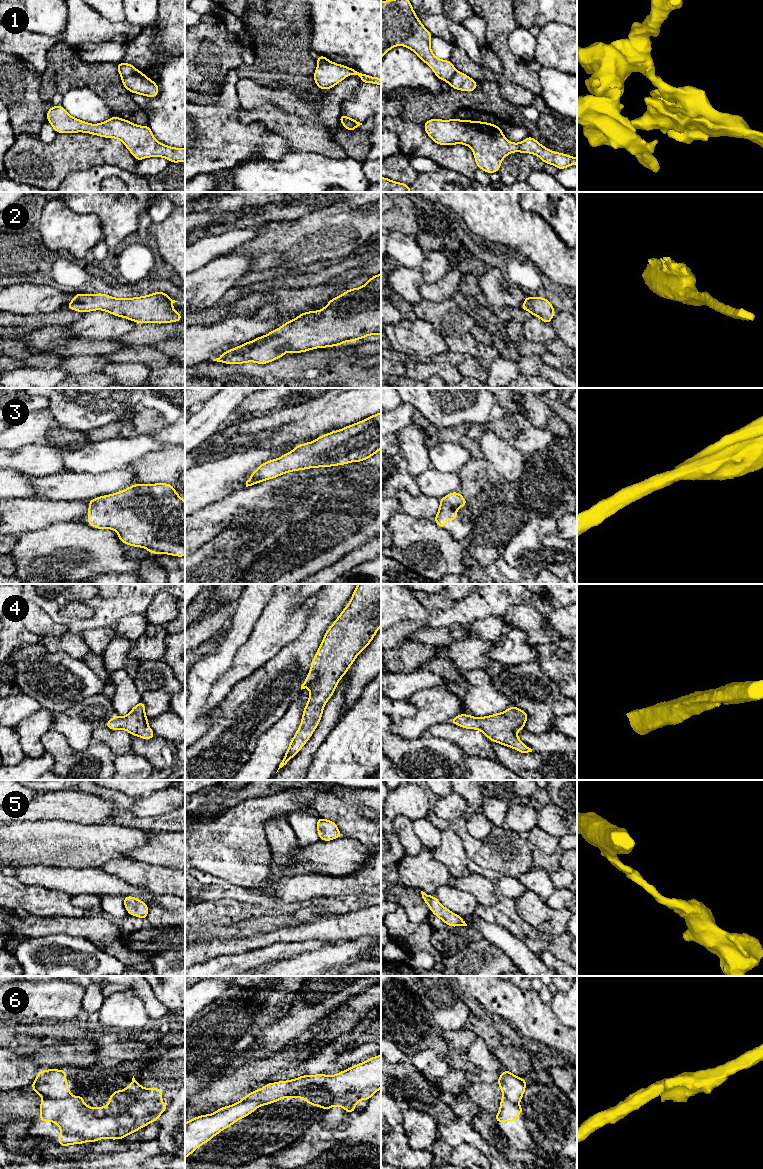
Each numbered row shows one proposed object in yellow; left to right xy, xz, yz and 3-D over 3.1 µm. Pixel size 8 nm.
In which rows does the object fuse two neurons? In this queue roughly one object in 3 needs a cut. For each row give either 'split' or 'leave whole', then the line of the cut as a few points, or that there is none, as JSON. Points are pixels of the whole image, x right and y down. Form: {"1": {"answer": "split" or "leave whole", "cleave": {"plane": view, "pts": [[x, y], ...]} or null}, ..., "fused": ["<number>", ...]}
{"1": {"answer": "split", "cleave": {"plane": "xy", "pts": [[137, 70], [122, 78]]}}, "2": {"answer": "leave whole", "cleave": null}, "3": {"answer": "leave whole", "cleave": null}, "4": {"answer": "leave whole", "cleave": null}, "5": {"answer": "leave whole", "cleave": null}, "6": {"answer": "split", "cleave": {"plane": "xy", "pts": [[69, 1095], [63, 1098], [43, 1099]]}}, "fused": ["1", "6"]}

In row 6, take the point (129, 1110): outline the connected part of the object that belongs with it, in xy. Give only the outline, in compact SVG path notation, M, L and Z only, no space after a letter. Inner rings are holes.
M134 1078L129 1086L123 1091L116 1090L109 1096L109 1104L104 1107L88 1107L83 1102L83 1096L68 1096L63 1099L43 1099L40 1103L39 1118L42 1122L55 1122L60 1127L60 1137L58 1143L61 1147L71 1144L80 1145L84 1142L95 1142L103 1138L111 1140L123 1139L129 1134L145 1127L151 1122L157 1121L160 1115L166 1110L169 1104L162 1103L163 1091L159 1088L143 1088Z

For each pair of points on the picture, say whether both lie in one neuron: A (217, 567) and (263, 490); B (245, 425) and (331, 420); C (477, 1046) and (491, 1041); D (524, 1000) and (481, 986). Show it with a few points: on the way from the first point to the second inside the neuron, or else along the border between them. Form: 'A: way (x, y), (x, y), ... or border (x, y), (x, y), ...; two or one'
A: border (239, 523), (241, 524); two
B: way (266, 422), (310, 420); one
C: border (478, 1035), (489, 1049); two
D: way (513, 1000), (503, 999), (492, 992); one

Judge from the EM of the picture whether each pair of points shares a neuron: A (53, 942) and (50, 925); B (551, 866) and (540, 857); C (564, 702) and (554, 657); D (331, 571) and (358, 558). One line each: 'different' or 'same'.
A: different
B: same
C: different
D: same

